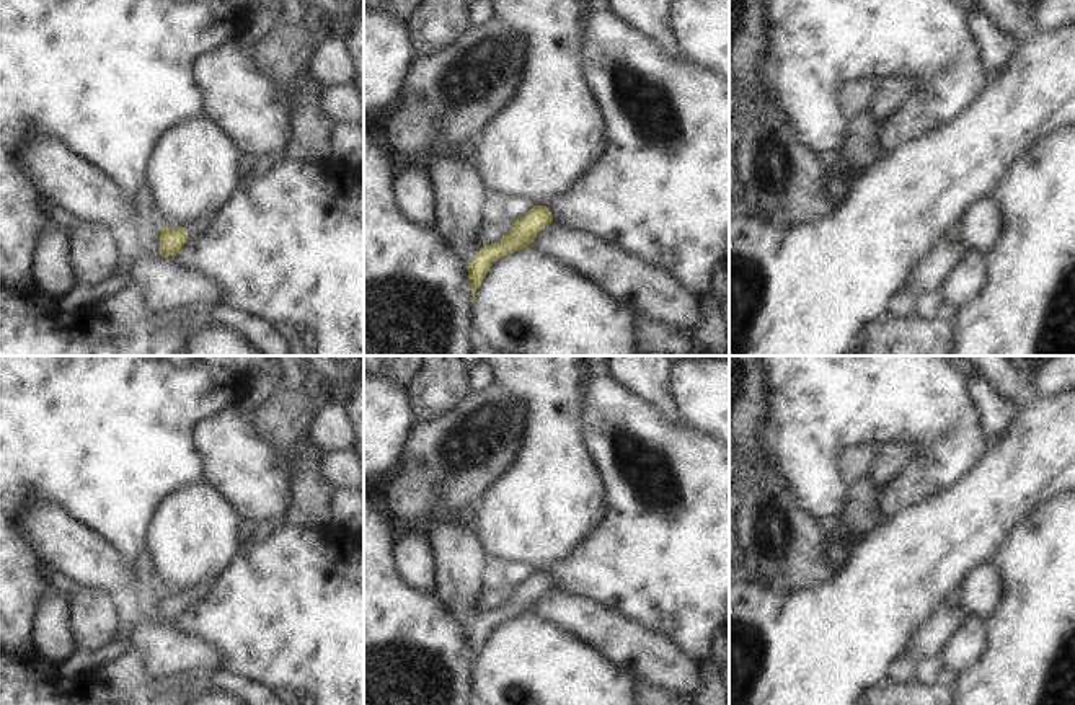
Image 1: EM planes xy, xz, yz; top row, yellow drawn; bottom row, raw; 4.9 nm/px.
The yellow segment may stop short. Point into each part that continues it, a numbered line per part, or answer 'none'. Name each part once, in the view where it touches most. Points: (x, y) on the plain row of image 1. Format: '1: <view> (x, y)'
1: xy (196, 593)

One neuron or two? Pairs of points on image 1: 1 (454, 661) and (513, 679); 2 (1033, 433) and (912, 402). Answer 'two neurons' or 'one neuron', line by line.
1: two neurons
2: two neurons

